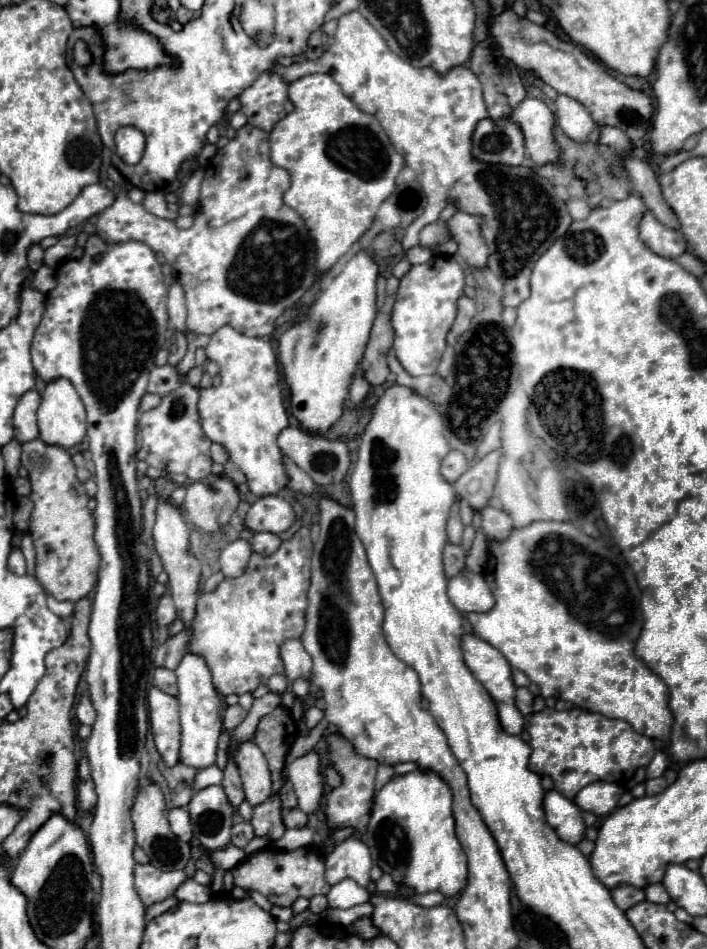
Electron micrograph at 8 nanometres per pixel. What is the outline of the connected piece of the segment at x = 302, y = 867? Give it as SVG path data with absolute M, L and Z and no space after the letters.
M316 846L298 848L292 852L282 852L272 848L260 850L248 856L242 864L238 864L232 870L232 876L234 876L234 886L264 892L264 896L276 906L292 906L292 902L298 896L312 898L316 894L326 894L330 890L330 884L324 878L324 860Z

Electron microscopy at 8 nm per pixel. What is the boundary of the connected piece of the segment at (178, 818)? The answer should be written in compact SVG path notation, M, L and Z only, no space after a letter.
M172 808L168 812L168 820L170 820L170 828L172 832L184 840L184 842L190 842L192 838L192 824L190 824L190 816L186 812L186 808Z

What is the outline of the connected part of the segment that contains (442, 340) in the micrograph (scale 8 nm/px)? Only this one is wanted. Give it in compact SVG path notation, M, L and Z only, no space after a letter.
M434 256L430 262L412 266L400 278L400 288L392 312L394 354L410 376L436 374L446 348L446 334L456 318L456 300L464 294L464 266L450 256Z

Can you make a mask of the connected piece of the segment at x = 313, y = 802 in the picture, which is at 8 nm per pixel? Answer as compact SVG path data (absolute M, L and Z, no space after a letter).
M310 750L304 756L294 758L288 766L288 780L298 796L298 808L306 814L314 814L320 808L320 798L324 792L324 780L320 774L320 754Z

